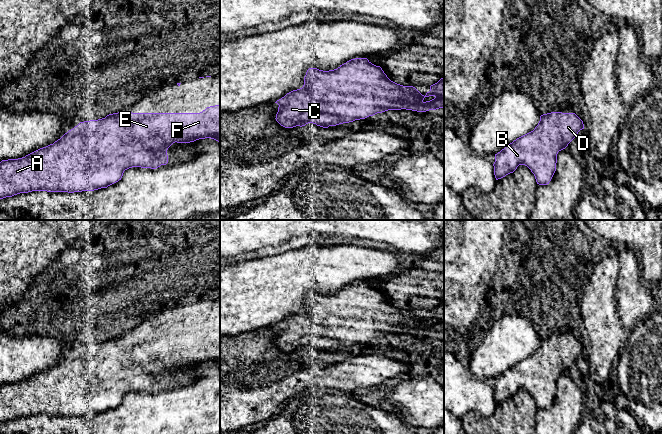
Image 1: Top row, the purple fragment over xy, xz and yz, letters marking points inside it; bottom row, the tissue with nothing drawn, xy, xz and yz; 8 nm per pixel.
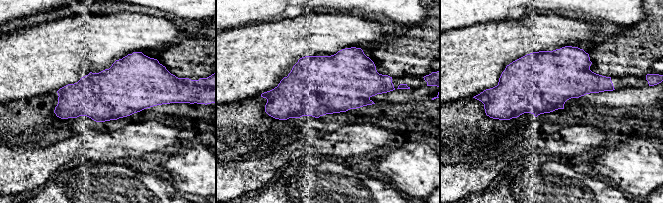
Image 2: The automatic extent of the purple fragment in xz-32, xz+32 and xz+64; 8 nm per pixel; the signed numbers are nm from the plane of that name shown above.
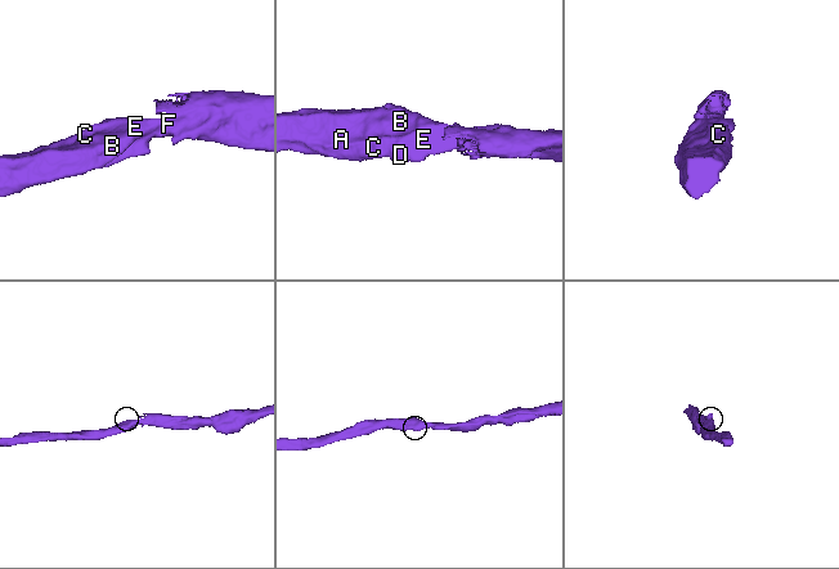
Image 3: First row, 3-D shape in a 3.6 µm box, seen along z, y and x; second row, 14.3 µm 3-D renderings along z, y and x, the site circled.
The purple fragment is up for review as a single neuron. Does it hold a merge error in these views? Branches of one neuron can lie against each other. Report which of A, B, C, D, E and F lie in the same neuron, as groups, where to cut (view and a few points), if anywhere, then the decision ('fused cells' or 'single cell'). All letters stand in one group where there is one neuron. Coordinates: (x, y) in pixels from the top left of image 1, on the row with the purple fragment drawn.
groups A B C D E F; cut none; single cell

